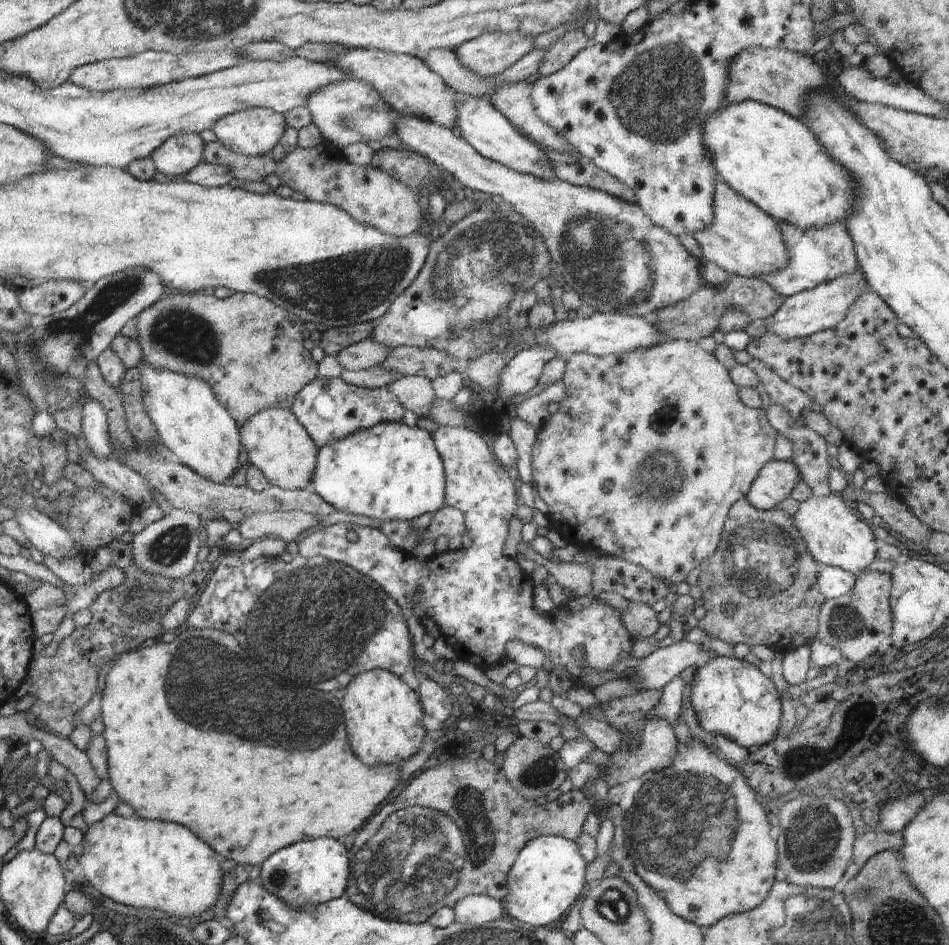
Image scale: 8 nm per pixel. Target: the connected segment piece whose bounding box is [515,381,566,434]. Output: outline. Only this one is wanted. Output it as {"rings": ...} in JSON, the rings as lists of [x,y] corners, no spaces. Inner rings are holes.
{"rings":[[[562,381],[550,385],[544,394],[538,394],[528,398],[520,405],[516,405],[516,412],[520,420],[523,420],[526,424],[533,426],[538,434],[543,423],[551,415],[547,409],[547,405],[550,402],[556,402],[554,394],[566,394],[565,386],[562,386]]]}

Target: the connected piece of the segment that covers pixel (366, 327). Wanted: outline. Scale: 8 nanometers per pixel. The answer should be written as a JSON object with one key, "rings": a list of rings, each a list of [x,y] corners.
{"rings":[[[375,321],[348,325],[347,327],[336,327],[328,329],[322,333],[320,346],[327,355],[336,357],[341,353],[360,341],[371,338],[375,327]]]}

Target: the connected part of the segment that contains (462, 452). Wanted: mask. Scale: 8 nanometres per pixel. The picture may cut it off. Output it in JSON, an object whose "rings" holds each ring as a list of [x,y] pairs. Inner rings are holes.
{"rings":[[[442,425],[439,426],[436,432],[434,432],[432,435],[435,442],[435,447],[437,448],[437,451],[440,453],[441,459],[443,460],[443,467],[445,472],[445,504],[463,511],[463,514],[466,516],[466,531],[472,539],[471,548],[462,548],[457,551],[446,550],[441,553],[435,553],[423,562],[418,562],[418,560],[416,560],[416,558],[412,556],[412,554],[404,552],[402,549],[399,549],[398,547],[392,545],[388,538],[386,538],[386,535],[378,529],[363,527],[354,523],[337,523],[327,527],[322,526],[320,528],[316,528],[316,530],[311,530],[310,532],[305,533],[301,538],[298,539],[299,554],[303,557],[306,557],[307,559],[315,557],[316,555],[320,555],[324,558],[327,558],[328,560],[348,565],[354,570],[365,574],[368,578],[371,578],[374,582],[376,582],[380,589],[385,590],[386,594],[388,594],[390,598],[393,598],[393,601],[397,602],[397,605],[401,608],[401,612],[402,614],[404,614],[406,620],[408,620],[412,614],[414,614],[414,616],[418,617],[420,620],[422,619],[423,614],[429,616],[439,627],[442,638],[444,638],[446,643],[452,646],[453,650],[460,656],[460,658],[466,662],[472,662],[472,664],[475,664],[475,666],[483,672],[486,672],[486,670],[488,670],[491,666],[494,666],[494,664],[498,665],[507,661],[505,648],[506,644],[508,644],[510,640],[522,640],[523,643],[541,648],[545,656],[551,656],[554,666],[558,666],[558,664],[567,666],[569,672],[573,676],[572,678],[574,678],[573,680],[575,684],[579,685],[580,687],[582,687],[580,676],[582,676],[583,667],[581,667],[577,663],[576,659],[572,657],[572,650],[574,650],[574,648],[582,648],[582,650],[585,651],[584,656],[588,663],[586,666],[599,670],[616,670],[611,669],[610,666],[612,666],[612,664],[616,664],[616,660],[618,660],[618,658],[632,658],[632,656],[630,656],[630,650],[631,646],[634,644],[634,640],[631,638],[629,632],[626,630],[626,627],[623,625],[623,622],[621,621],[617,610],[614,607],[607,605],[605,602],[600,602],[600,600],[598,599],[594,600],[589,608],[586,608],[582,610],[582,612],[578,613],[571,612],[569,608],[564,607],[556,608],[552,613],[537,613],[537,610],[533,603],[533,590],[536,584],[534,584],[532,576],[521,569],[518,563],[513,558],[508,558],[507,556],[504,556],[503,553],[504,543],[506,542],[509,531],[509,520],[515,516],[515,512],[519,507],[518,502],[516,502],[516,488],[518,485],[518,481],[508,469],[503,468],[497,462],[490,447],[477,432],[470,430],[465,426],[447,427]],[[350,530],[354,530],[354,532],[356,532],[357,534],[357,540],[355,542],[348,540],[348,538],[346,537],[346,534],[348,534]],[[417,587],[419,587],[420,592],[422,592],[422,600],[420,600],[420,602],[416,602],[412,597],[414,592],[418,590]]]}

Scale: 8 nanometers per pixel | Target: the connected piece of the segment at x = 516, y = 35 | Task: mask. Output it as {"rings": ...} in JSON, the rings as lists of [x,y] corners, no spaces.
{"rings":[[[520,31],[484,33],[475,39],[463,42],[454,52],[460,64],[473,70],[479,77],[493,77],[528,54],[534,48],[534,40],[534,37],[523,35]]]}

